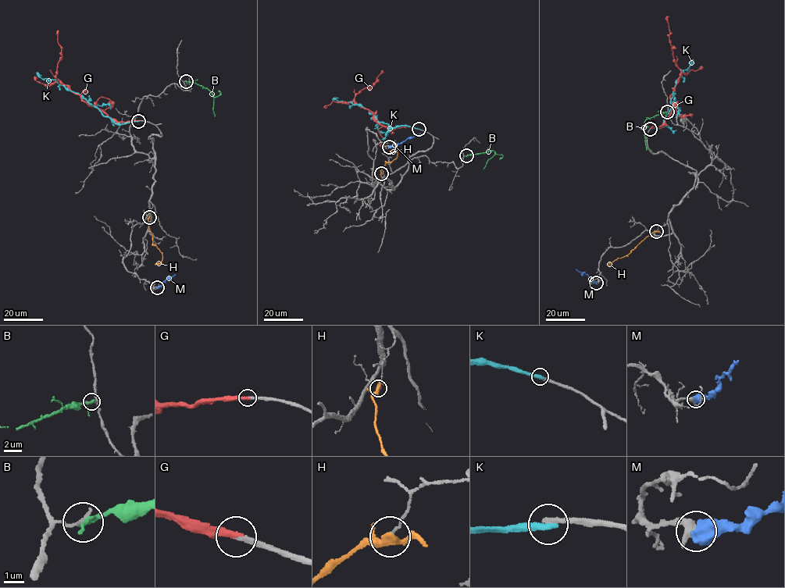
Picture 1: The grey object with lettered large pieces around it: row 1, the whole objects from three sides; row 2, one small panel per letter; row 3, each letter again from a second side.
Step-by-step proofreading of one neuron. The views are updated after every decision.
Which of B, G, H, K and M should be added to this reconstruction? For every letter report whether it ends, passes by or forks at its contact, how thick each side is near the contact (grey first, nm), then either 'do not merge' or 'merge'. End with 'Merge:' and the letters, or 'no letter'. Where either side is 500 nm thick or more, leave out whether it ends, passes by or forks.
B: it passes by; 160 nm thick on the grey side, 200 nm on the other; do not merge
G: it ends there; 280 nm thick on the grey side, 320 nm on the other; merge
H: it passes by; 110 nm thick on the grey side, 340 nm on the other; do not merge
K: it ends there; 280 nm thick on the grey side, 360 nm on the other; do not merge
M: 440 nm thick on the grey side, 750 nm on the other; do not merge
Merge: G

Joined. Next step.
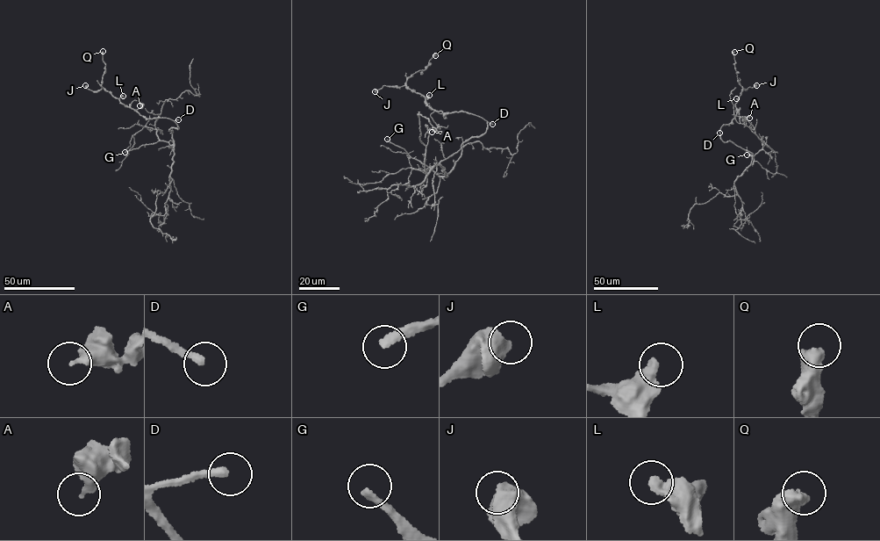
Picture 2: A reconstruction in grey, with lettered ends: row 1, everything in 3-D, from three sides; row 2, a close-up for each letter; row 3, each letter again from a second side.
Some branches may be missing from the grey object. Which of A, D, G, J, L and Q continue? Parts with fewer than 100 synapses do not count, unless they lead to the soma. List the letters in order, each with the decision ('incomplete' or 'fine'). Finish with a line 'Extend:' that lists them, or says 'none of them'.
A: fine
D: incomplete
G: incomplete
J: fine
L: fine
Q: fine
Extend: D, G

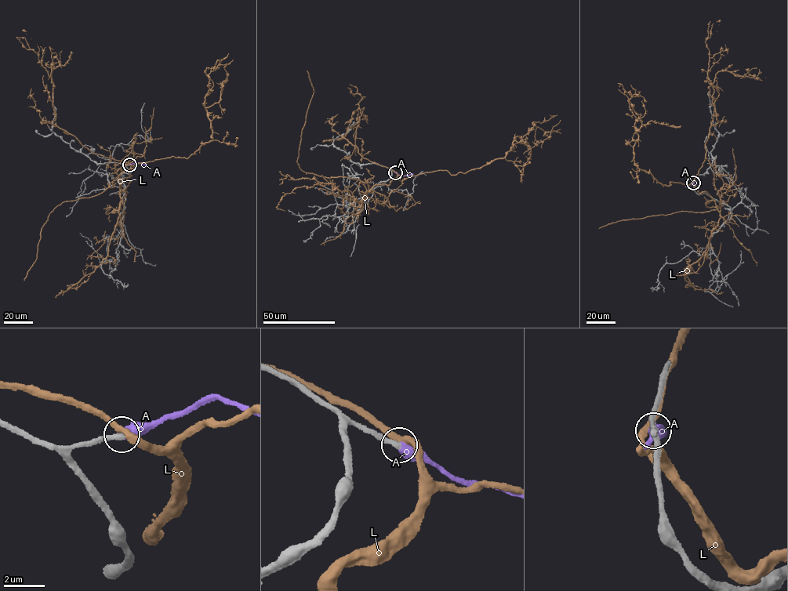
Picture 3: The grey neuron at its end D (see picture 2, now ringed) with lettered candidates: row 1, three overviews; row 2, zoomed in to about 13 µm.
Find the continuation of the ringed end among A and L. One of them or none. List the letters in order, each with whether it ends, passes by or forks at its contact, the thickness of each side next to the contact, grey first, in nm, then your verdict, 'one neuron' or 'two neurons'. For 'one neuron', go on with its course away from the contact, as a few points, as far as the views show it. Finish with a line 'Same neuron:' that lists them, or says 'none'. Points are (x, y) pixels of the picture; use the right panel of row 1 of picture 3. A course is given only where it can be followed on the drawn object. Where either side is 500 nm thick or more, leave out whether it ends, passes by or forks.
A: calibres 260 and 500 nm; one neuron
L: it passes by; calibres 280 and 300 nm; two neurons
Same neuron: A

